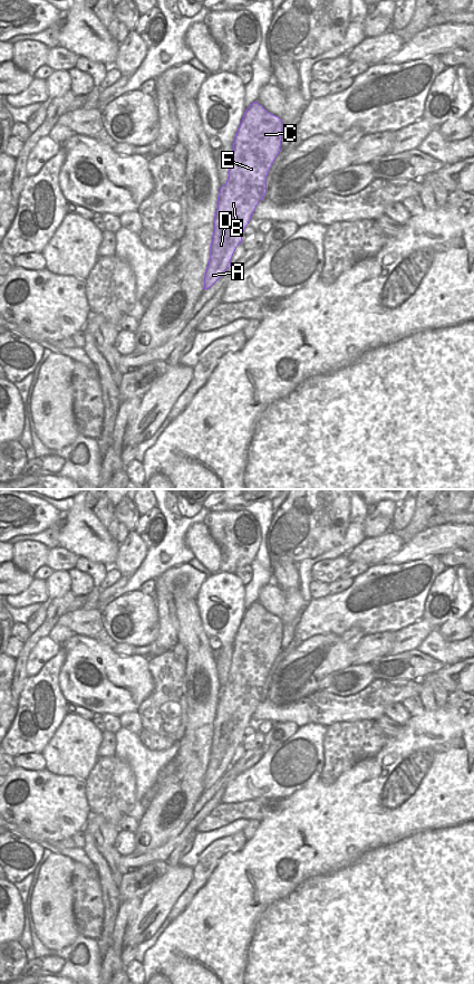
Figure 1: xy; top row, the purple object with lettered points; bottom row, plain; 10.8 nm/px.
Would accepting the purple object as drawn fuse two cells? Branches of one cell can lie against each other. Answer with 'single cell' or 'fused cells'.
single cell

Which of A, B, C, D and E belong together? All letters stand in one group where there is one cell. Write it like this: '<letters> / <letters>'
A B C D E

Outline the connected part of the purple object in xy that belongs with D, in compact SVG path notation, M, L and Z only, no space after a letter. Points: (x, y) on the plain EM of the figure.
M254 602L245 610L240 628L233 642L232 663L229 670L229 679L220 688L217 710L214 719L213 742L209 766L204 776L204 790L211 789L231 767L231 760L242 742L245 727L251 722L259 703L267 694L267 677L282 650L282 620Z

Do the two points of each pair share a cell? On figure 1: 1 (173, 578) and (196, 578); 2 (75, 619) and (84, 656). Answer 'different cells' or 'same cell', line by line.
1: same cell
2: different cells

